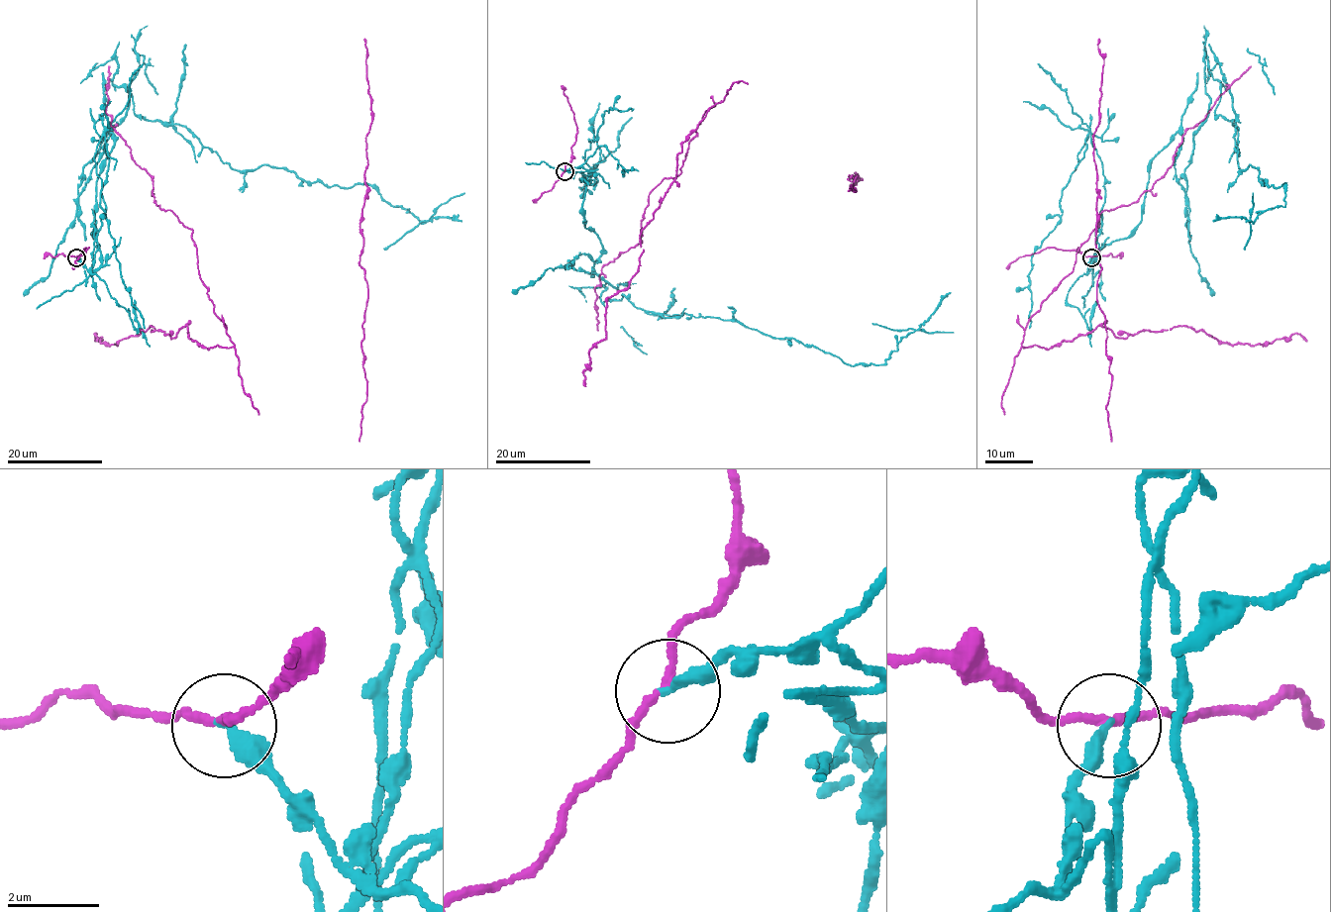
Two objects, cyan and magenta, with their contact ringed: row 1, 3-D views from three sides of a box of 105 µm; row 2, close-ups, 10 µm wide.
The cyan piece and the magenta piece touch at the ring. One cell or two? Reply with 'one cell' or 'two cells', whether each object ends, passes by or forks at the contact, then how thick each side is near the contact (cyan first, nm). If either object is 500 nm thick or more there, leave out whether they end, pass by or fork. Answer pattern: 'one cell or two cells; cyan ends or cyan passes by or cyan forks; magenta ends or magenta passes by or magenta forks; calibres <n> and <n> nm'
two cells; cyan ends; magenta passes by; calibres 300 and 170 nm

